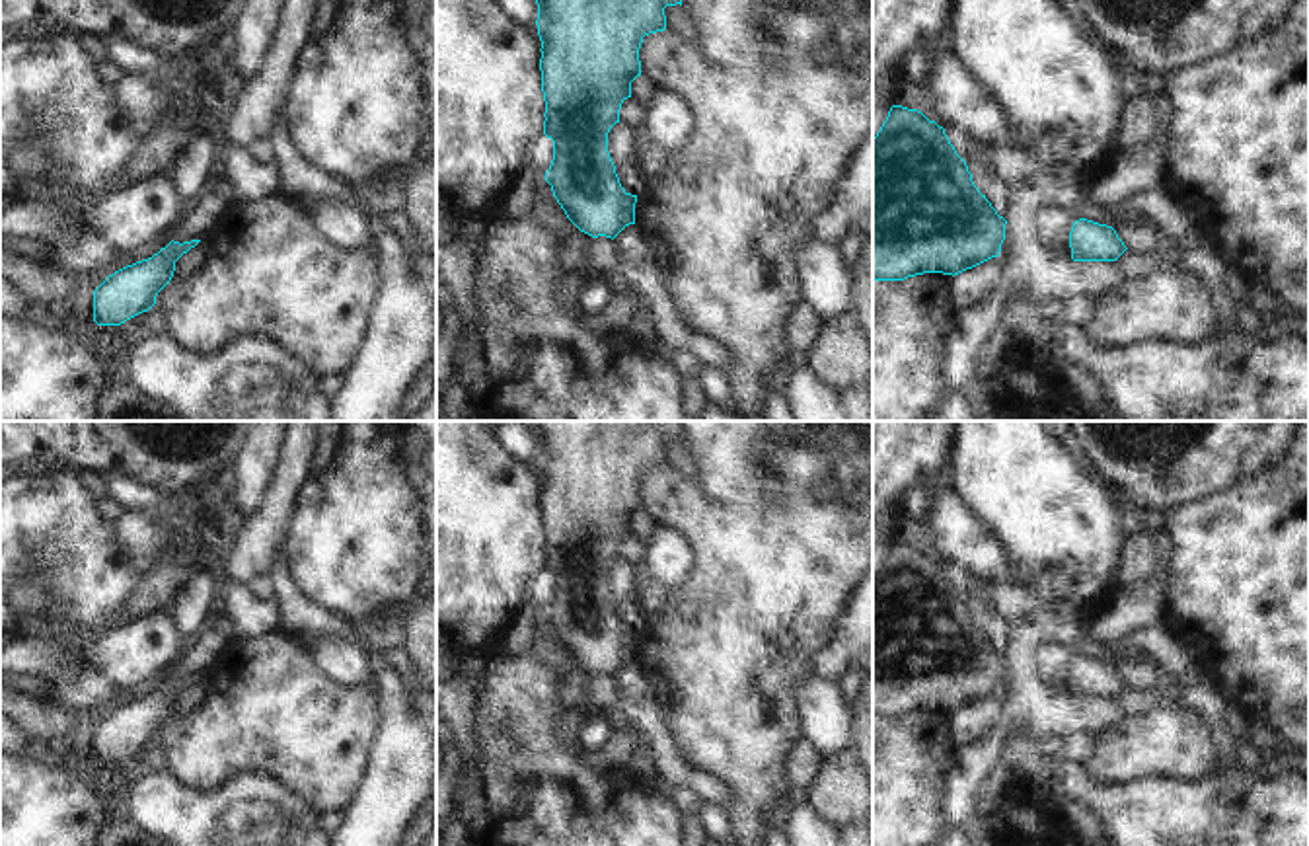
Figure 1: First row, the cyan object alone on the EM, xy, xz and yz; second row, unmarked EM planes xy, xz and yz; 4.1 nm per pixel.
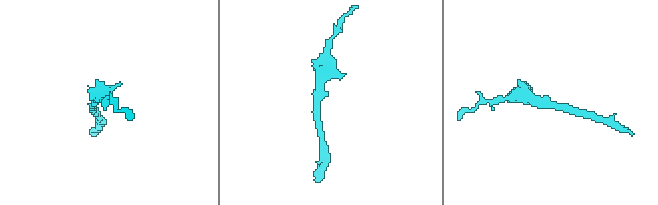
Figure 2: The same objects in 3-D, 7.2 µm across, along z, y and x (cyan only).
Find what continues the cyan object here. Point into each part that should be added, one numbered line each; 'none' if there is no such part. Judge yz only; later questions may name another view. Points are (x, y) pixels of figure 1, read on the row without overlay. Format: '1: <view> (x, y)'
none

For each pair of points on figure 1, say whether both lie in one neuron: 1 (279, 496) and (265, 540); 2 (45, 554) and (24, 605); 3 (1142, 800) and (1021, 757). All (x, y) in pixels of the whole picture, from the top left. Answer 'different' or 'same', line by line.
1: same
2: different
3: different

